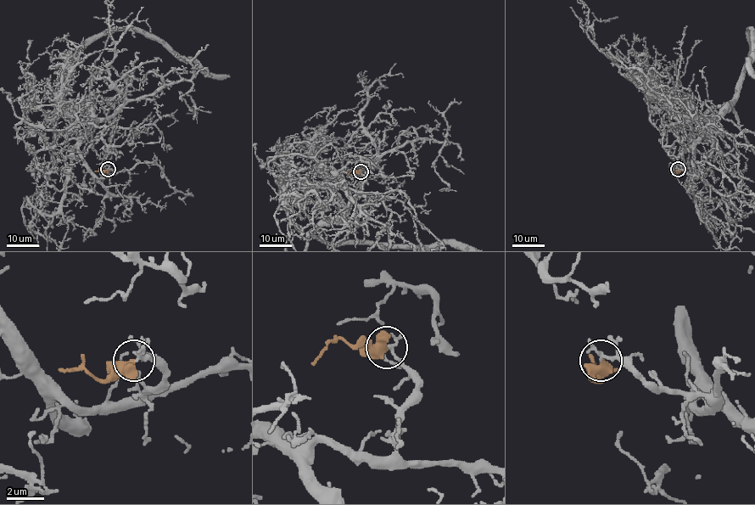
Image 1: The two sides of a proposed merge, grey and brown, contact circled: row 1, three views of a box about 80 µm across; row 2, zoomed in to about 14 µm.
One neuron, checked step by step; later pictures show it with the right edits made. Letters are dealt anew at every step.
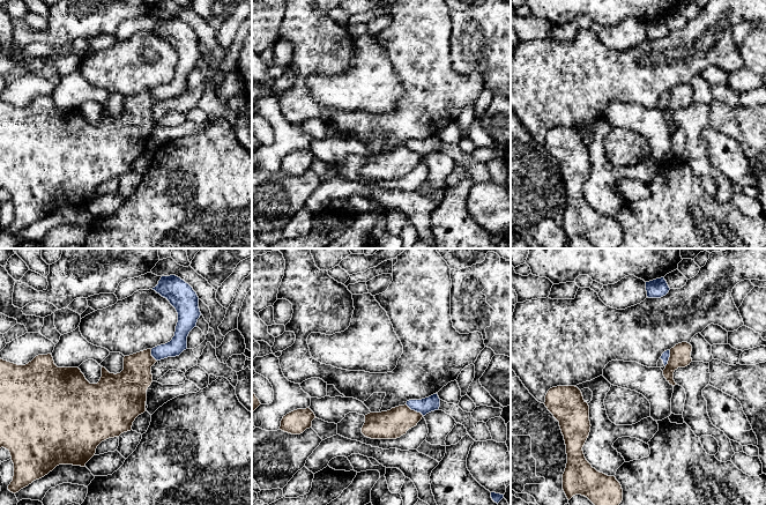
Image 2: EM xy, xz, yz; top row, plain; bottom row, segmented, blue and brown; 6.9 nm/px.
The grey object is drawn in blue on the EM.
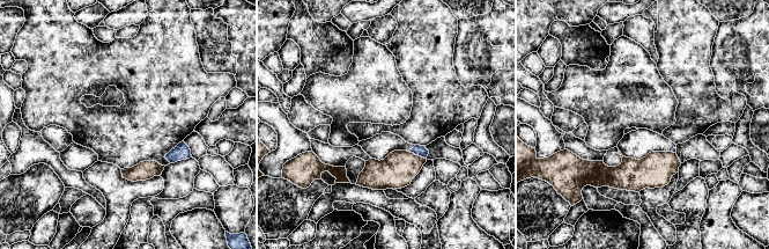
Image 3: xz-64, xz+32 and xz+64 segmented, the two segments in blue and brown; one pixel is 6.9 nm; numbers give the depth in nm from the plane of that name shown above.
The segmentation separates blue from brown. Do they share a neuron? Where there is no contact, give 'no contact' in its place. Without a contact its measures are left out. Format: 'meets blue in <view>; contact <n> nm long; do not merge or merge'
meets blue in xz; contact 150 nm long; do not merge

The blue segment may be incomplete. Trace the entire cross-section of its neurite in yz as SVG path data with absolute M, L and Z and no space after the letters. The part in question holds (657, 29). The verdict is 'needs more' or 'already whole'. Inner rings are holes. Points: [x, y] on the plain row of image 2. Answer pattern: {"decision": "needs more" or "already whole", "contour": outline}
{"decision": "already whole", "contour": "M664 18L646 23L648 39L661 39L669 34L670 29Z"}

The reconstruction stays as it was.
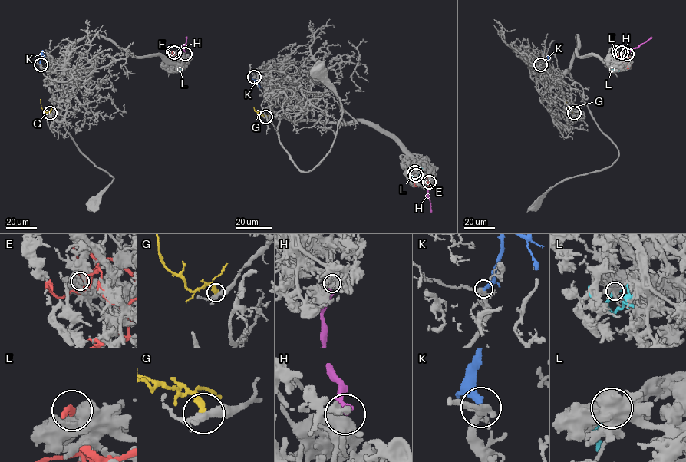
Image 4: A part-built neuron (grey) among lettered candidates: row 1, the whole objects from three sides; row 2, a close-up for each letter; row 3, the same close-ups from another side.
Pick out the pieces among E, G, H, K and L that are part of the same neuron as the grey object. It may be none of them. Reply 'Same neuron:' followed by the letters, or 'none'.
Same neuron: K

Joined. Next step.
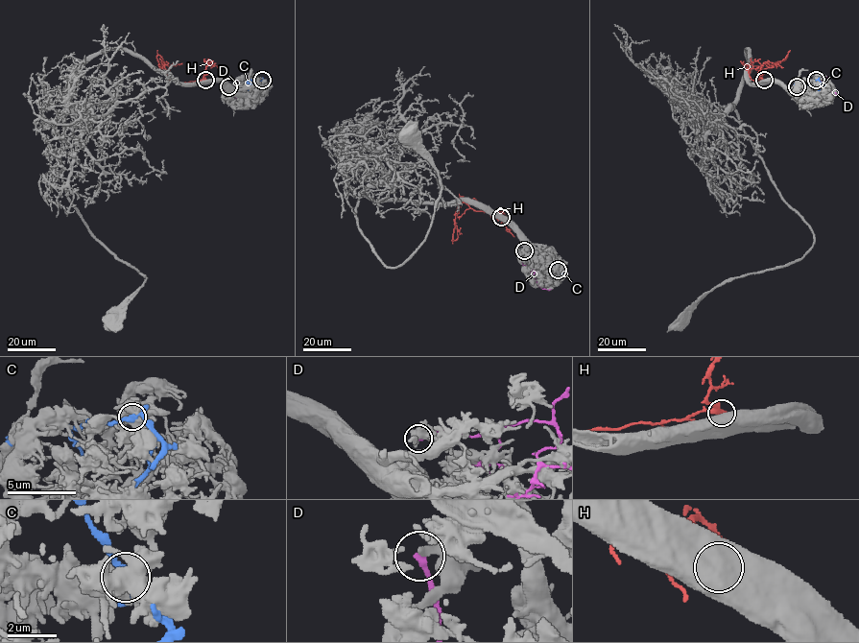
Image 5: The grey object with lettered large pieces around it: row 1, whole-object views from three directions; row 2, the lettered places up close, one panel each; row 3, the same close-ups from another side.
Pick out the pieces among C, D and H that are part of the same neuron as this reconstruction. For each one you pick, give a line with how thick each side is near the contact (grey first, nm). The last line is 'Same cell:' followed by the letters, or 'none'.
Same cell: none

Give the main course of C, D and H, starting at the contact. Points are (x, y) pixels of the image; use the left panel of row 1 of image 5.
C: (262, 80), (248, 79), (248, 83), (255, 84)
D: (228, 86), (234, 83), (238, 91), (256, 92)
H: (206, 79), (178, 83), (159, 68), (162, 58), (157, 50)

